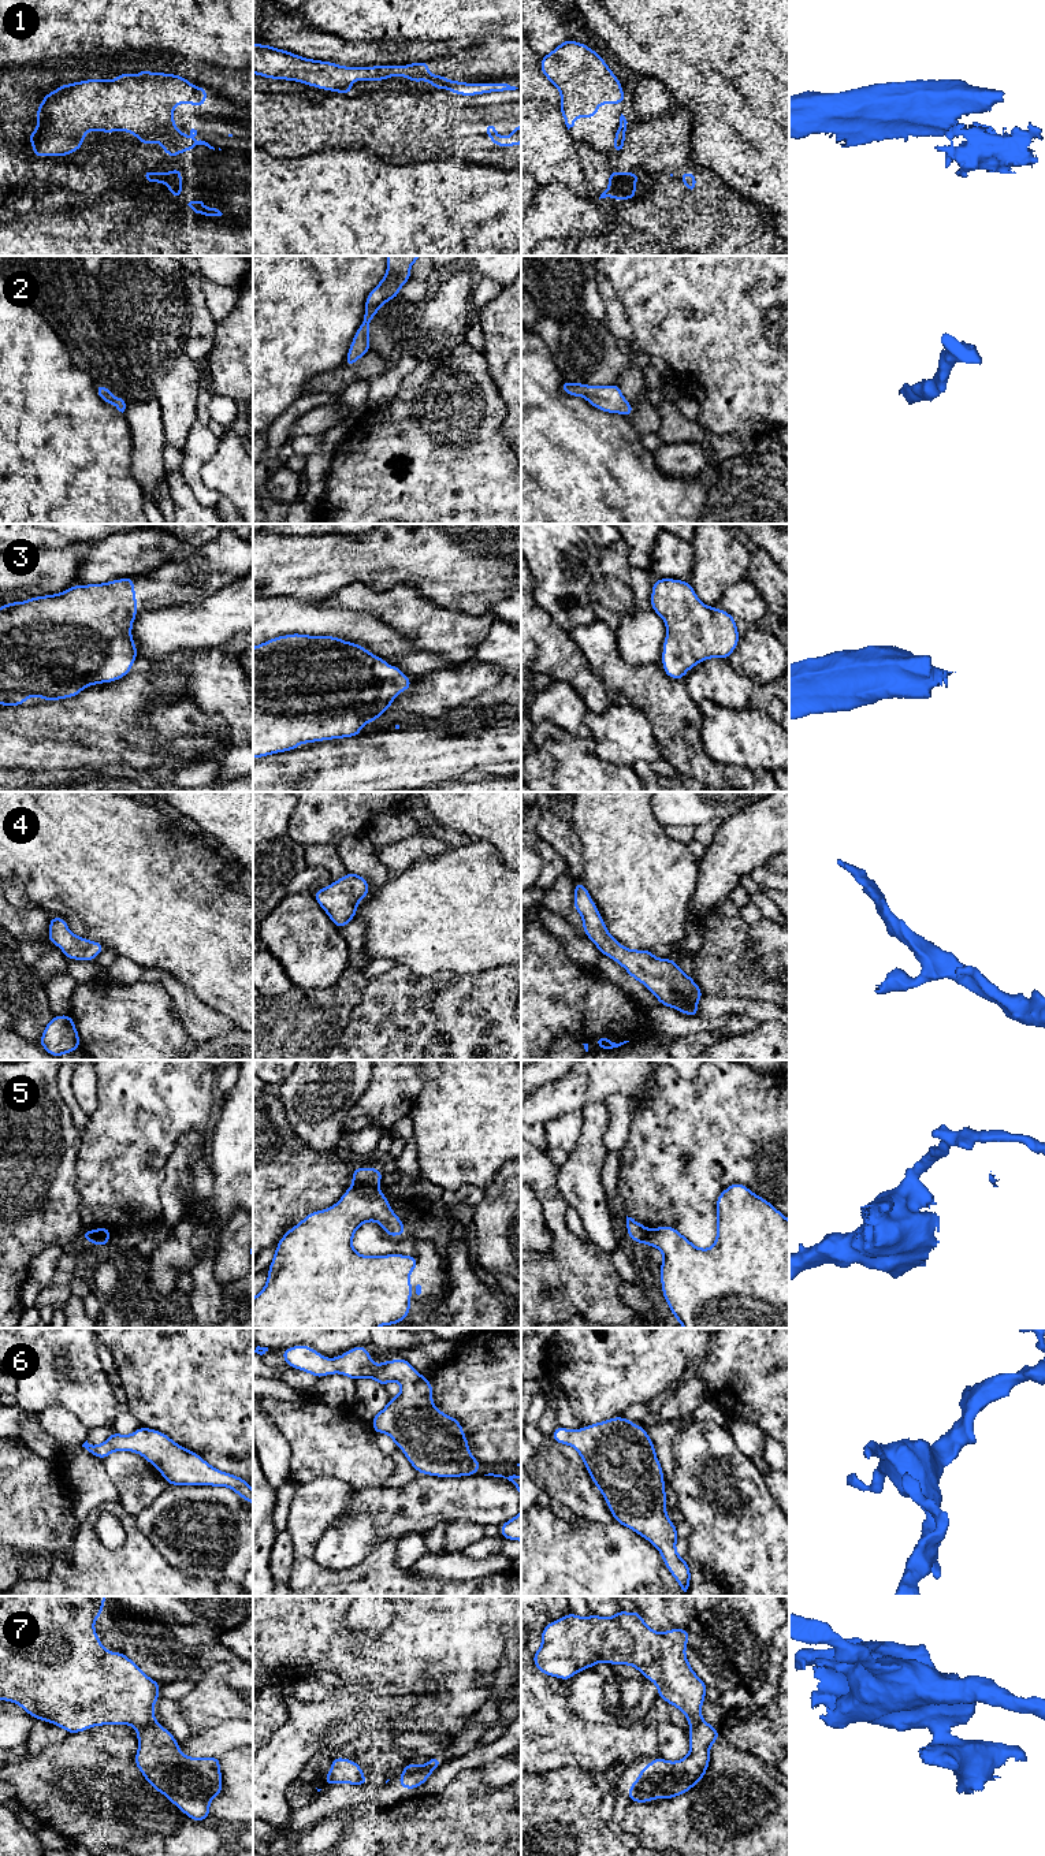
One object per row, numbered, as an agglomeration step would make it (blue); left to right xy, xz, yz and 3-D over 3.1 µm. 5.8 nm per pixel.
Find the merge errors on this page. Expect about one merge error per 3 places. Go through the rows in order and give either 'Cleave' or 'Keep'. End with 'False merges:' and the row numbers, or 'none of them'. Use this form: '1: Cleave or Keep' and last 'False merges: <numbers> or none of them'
1: Cleave
2: Keep
3: Keep
4: Keep
5: Cleave
6: Keep
7: Cleave
False merges: 1, 5, 7

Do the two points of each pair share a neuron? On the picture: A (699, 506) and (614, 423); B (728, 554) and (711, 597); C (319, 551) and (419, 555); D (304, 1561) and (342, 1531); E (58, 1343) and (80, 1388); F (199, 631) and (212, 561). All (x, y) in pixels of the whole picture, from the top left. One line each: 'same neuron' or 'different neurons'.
A: same neuron
B: same neuron
C: same neuron
D: different neurons
E: same neuron
F: different neurons

